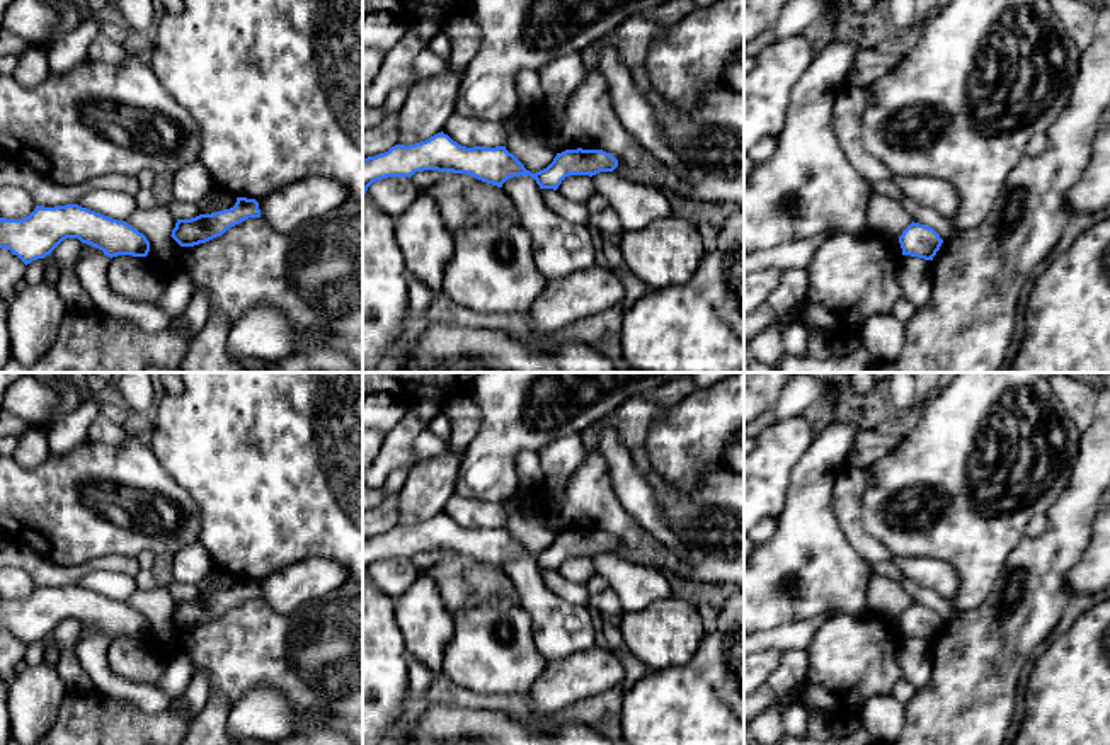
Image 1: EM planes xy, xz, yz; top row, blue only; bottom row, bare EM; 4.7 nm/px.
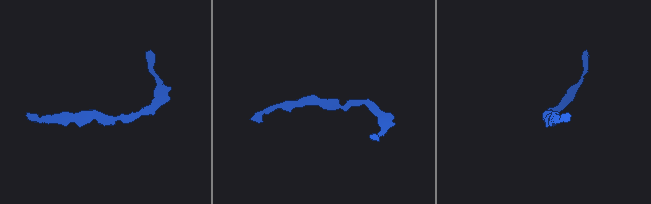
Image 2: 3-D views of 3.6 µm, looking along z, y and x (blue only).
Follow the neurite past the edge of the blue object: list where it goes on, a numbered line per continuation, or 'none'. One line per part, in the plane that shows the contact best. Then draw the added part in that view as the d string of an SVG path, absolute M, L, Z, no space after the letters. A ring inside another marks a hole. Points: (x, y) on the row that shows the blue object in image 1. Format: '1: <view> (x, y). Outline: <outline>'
none

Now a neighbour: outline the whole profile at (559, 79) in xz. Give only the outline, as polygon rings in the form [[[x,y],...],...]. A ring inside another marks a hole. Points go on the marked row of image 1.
[[[581,53],[562,54],[538,70],[543,88],[543,104],[550,114],[558,116],[567,105],[574,90],[586,77]]]

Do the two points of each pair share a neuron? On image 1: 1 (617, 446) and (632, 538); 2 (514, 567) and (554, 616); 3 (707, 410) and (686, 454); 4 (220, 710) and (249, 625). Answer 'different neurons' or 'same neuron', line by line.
1: different neurons
2: same neuron
3: same neuron
4: different neurons

